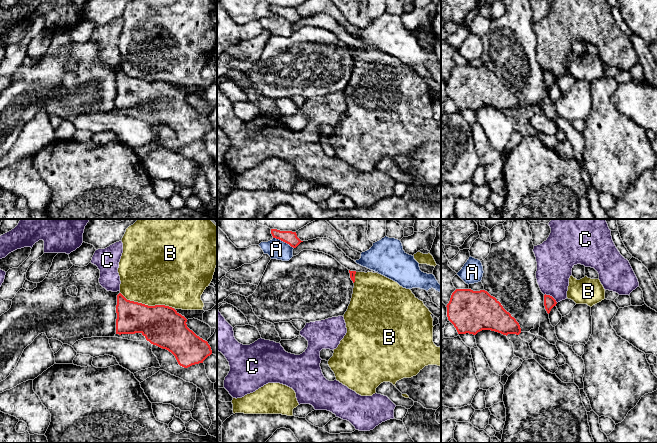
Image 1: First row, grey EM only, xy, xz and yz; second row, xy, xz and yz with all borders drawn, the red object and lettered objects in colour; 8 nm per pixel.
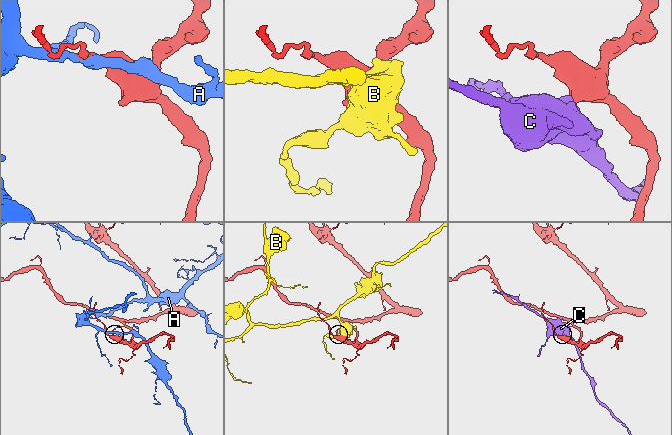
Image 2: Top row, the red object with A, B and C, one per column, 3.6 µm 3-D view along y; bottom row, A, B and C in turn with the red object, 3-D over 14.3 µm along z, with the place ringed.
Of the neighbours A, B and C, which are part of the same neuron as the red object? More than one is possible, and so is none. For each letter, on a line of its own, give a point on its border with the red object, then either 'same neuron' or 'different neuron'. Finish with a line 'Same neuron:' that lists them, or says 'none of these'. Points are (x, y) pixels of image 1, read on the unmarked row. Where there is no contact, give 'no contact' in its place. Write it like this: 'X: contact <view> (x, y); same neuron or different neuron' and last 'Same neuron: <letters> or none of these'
A: contact xz (283, 17); different neuron
B: contact xy (147, 81); different neuron
C: contact yz (551, 72); different neuron
Same neuron: none of these

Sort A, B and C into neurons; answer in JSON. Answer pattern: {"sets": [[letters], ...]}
{"sets": [["A"], ["B"], ["C"]]}

